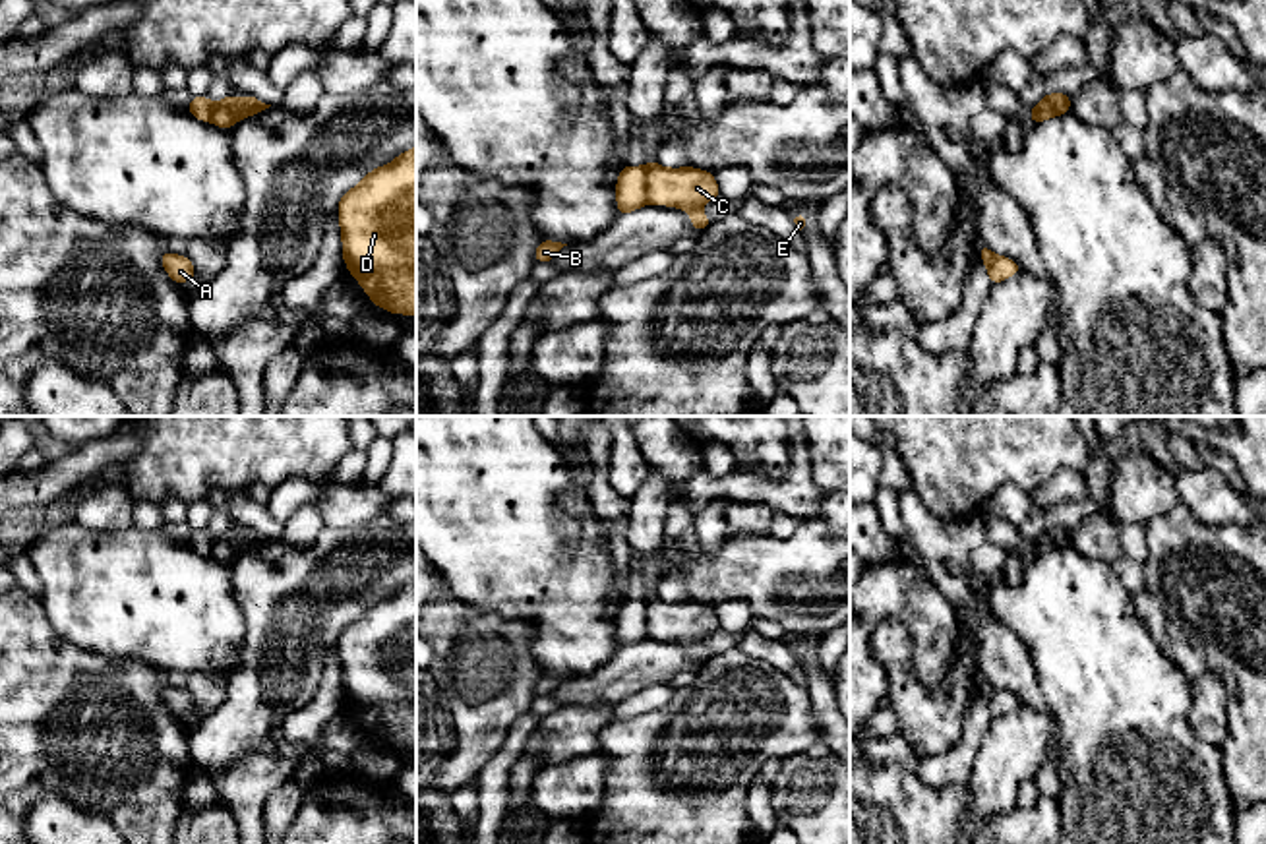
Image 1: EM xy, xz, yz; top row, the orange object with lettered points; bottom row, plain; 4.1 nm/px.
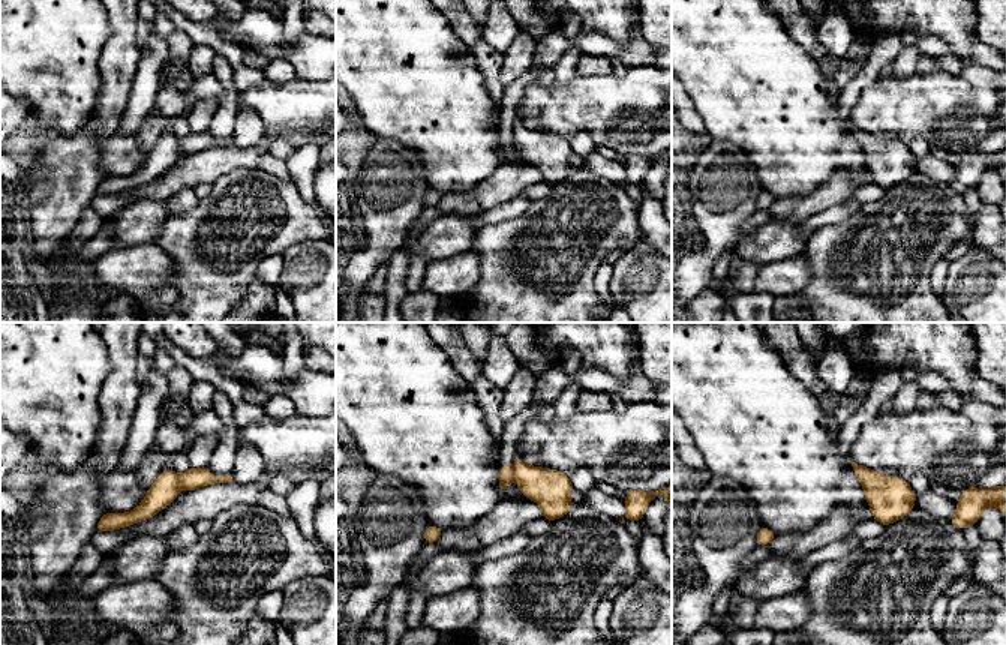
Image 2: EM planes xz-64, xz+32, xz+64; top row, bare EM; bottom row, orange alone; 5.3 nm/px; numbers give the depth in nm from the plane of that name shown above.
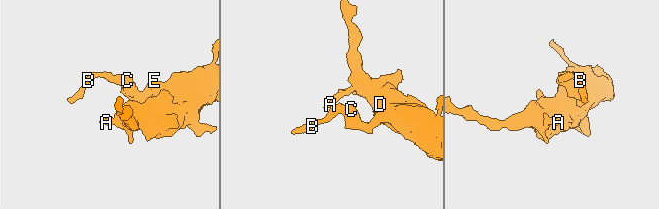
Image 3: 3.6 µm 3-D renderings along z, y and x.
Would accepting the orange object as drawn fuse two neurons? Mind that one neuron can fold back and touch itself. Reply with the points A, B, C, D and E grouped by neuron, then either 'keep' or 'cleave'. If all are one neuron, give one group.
A C D E / B; cleave

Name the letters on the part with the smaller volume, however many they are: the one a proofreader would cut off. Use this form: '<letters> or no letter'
B

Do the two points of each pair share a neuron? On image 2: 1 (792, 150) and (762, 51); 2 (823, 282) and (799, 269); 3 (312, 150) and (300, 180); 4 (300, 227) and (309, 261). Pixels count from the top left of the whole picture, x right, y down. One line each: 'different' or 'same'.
1: same
2: different
3: same
4: different

